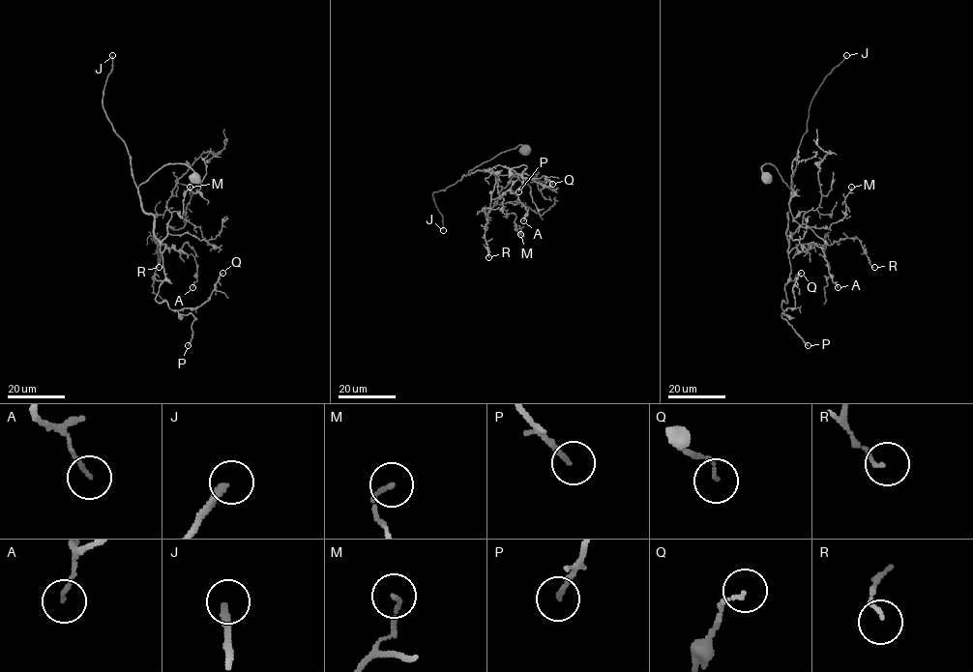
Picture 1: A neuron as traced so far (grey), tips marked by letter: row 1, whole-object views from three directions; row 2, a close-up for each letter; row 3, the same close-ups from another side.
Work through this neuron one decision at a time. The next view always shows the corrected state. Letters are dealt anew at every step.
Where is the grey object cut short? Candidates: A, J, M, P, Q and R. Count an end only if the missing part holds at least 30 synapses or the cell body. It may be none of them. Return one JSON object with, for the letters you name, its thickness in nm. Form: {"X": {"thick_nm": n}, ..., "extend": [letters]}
{"J": {"thick_nm": 240}, "extend": ["J"]}

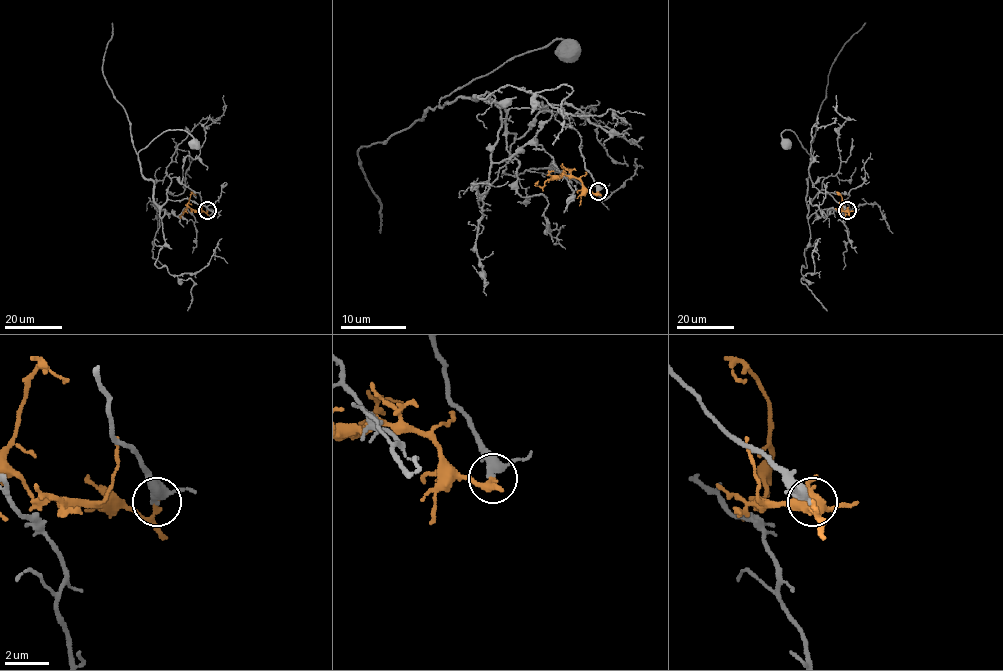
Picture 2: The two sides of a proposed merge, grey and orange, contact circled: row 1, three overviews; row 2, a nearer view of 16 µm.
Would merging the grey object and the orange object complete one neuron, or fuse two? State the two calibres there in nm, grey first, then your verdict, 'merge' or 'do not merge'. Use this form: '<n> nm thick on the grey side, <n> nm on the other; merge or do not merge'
360 nm thick on the grey side, 140 nm on the other; do not merge

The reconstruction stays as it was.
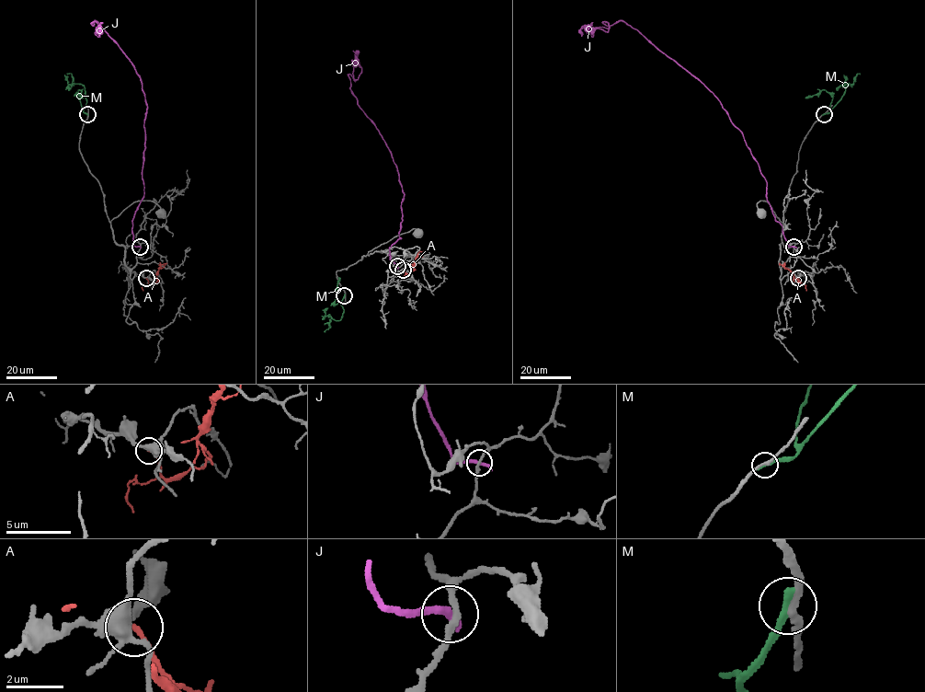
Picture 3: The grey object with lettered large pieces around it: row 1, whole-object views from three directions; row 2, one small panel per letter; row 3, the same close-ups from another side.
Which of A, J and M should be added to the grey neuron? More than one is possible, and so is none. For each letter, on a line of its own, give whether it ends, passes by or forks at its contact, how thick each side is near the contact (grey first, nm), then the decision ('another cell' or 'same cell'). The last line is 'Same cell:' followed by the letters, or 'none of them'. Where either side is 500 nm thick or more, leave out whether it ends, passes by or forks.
A: it ends there; 400 nm thick on the grey side, 170 nm on the other; another cell
J: it ends there; 240 nm thick on the grey side, 340 nm on the other; another cell
M: it ends there; 220 nm thick on the grey side, 280 nm on the other; another cell
Same cell: none of them

